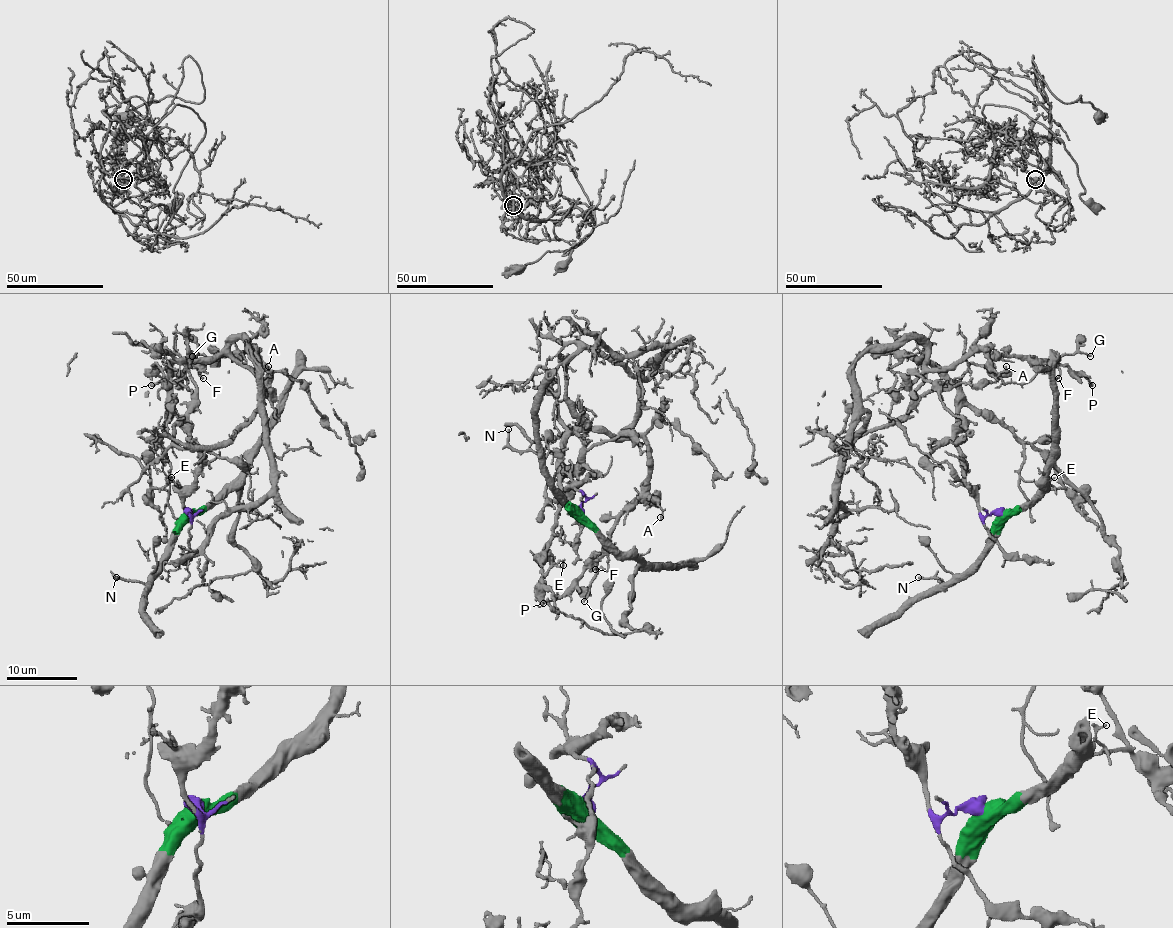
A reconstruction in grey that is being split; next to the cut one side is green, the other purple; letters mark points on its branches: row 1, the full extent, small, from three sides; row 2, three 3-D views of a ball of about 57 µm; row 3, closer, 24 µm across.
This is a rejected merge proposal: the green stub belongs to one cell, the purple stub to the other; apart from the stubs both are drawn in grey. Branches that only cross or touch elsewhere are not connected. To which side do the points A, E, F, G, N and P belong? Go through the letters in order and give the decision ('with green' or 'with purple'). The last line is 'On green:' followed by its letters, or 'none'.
A: with purple
E: with purple
F: with purple
G: with purple
N: with green
P: with purple
On green: N

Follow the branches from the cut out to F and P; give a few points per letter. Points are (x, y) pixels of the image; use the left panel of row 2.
F: (188, 512), (200, 450), (170, 367), (230, 355), (253, 369), (256, 357), (209, 359), (203, 378)
P: (188, 512), (200, 450), (170, 367), (230, 355), (251, 369), (256, 357), (216, 355), (151, 385)

